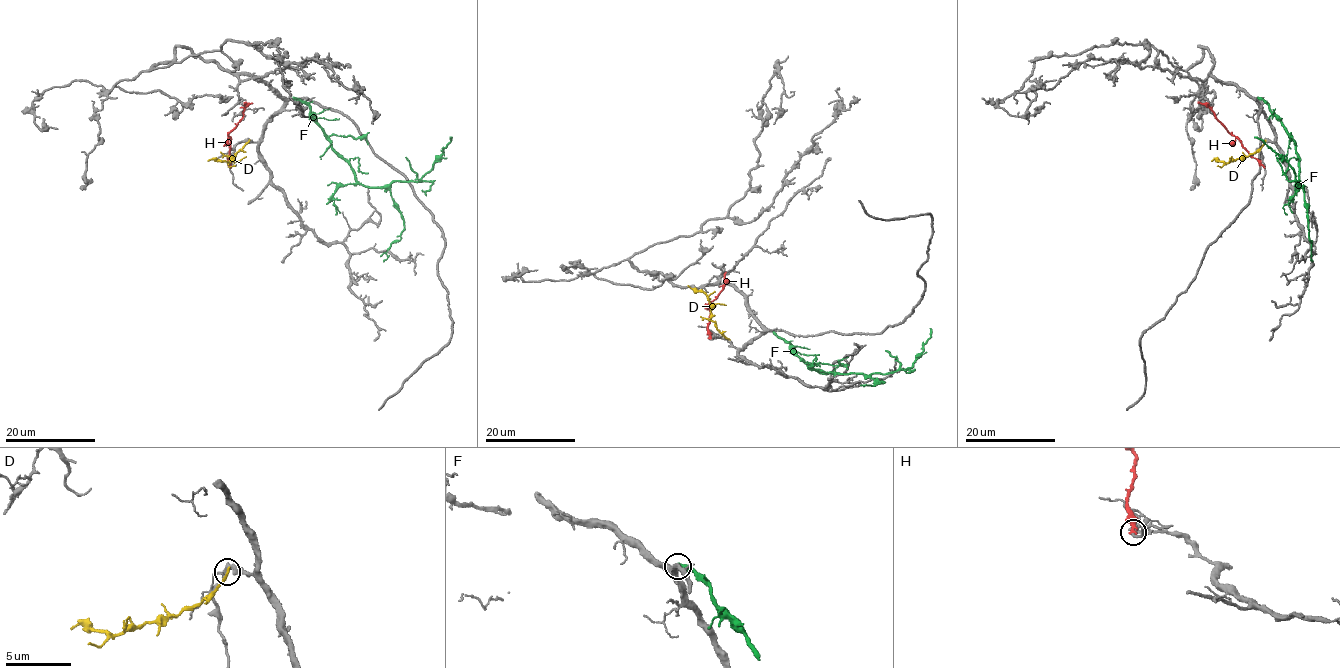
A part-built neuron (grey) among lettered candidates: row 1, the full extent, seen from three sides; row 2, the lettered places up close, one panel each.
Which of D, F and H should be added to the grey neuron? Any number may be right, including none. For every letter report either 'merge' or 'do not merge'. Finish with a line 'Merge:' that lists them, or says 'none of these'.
D: do not merge
F: do not merge
H: do not merge
Merge: none of these

